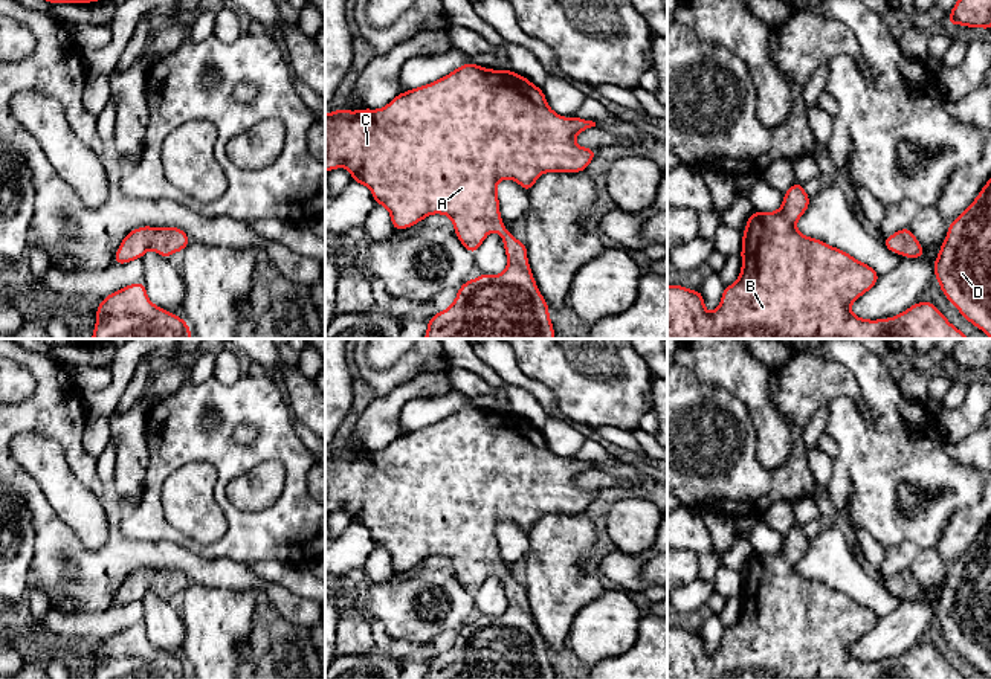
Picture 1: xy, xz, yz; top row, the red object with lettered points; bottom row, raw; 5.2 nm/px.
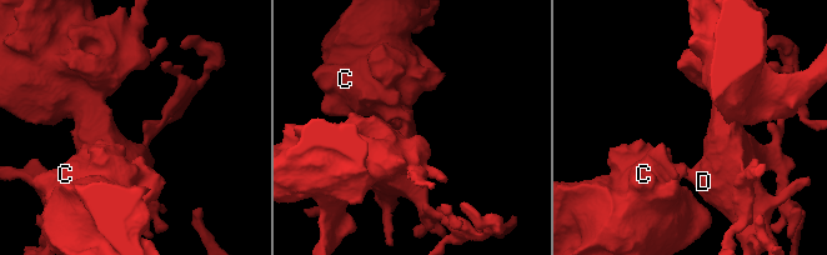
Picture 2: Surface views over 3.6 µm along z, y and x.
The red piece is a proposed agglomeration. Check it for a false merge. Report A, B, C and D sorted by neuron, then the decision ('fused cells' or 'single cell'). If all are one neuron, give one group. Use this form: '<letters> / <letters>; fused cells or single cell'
A B C D; single cell

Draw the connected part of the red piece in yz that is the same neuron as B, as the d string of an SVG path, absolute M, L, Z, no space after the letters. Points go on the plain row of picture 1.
M794 525L785 536L783 545L779 552L776 554L757 554L754 552L744 571L742 578L742 610L738 623L733 627L724 629L722 641L719 648L713 655L705 653L704 639L701 633L689 632L686 629L670 626L667 627L667 679L967 679L959 670L953 668L947 659L936 650L936 647L930 644L916 644L904 655L889 659L889 661L878 661L878 662L867 662L858 658L854 658L851 653L851 645L861 639L866 633L873 630L880 616L867 606L857 603L849 595L835 591L817 580L809 580L802 577L796 571L796 565L799 560L806 554L809 548L811 539L806 537L802 525Z

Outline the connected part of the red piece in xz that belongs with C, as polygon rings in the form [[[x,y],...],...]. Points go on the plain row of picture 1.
[[[466,404],[441,421],[397,436],[379,452],[334,452],[325,456],[325,514],[347,510],[353,523],[371,531],[377,546],[391,555],[395,572],[415,568],[432,555],[444,555],[452,565],[460,584],[476,595],[486,578],[496,572],[505,589],[507,610],[501,616],[479,616],[458,630],[454,645],[428,662],[424,679],[554,679],[548,645],[542,639],[528,601],[525,584],[518,583],[502,568],[496,526],[512,520],[525,533],[531,533],[542,514],[582,514],[597,491],[582,490],[574,479],[596,468],[596,464],[554,455],[542,430],[512,412],[492,412]]]

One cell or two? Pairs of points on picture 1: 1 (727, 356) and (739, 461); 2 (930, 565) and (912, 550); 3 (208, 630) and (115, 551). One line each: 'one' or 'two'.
1: two
2: two
3: two

